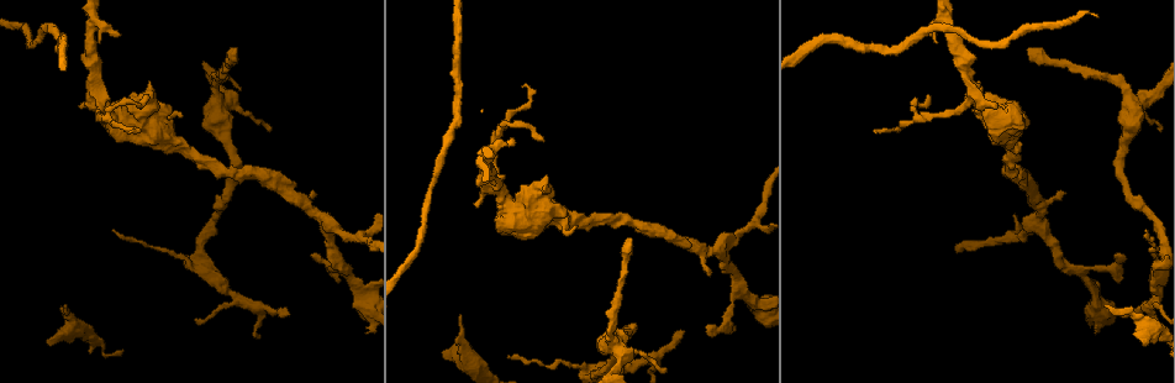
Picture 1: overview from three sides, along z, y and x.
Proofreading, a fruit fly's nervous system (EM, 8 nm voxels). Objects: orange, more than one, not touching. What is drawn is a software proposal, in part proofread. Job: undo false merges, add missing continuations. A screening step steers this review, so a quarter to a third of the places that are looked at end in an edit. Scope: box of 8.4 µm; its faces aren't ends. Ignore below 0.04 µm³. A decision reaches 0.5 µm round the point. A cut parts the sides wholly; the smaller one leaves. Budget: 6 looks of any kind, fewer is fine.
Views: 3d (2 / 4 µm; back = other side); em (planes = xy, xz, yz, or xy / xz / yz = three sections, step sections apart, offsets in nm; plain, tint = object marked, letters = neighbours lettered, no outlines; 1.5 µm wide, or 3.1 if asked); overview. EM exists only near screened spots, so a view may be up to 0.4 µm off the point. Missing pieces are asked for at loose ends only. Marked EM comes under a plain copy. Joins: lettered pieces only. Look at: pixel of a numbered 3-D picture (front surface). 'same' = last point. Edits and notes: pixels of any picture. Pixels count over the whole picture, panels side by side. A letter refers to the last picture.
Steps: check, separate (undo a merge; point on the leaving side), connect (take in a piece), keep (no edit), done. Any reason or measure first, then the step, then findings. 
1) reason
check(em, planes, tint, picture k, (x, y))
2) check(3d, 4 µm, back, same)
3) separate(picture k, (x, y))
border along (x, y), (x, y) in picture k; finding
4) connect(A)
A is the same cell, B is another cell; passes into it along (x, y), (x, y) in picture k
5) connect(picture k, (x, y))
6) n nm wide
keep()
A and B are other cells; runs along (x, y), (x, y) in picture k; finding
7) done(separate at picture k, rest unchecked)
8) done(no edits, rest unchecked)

an open end
check(3d, 4 µm, picture 1, (235, 49))

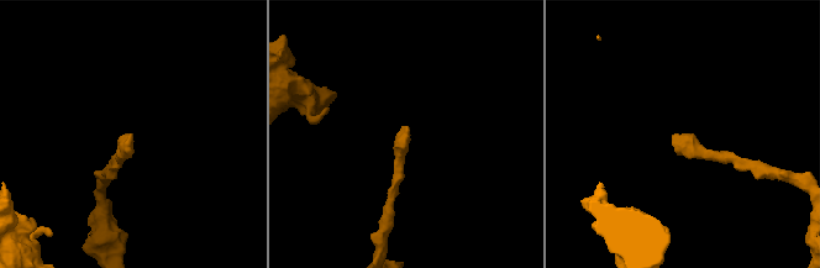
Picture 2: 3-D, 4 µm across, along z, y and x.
now the EM
check(em, xy, step 4, tint, picture 2, (130, 135))

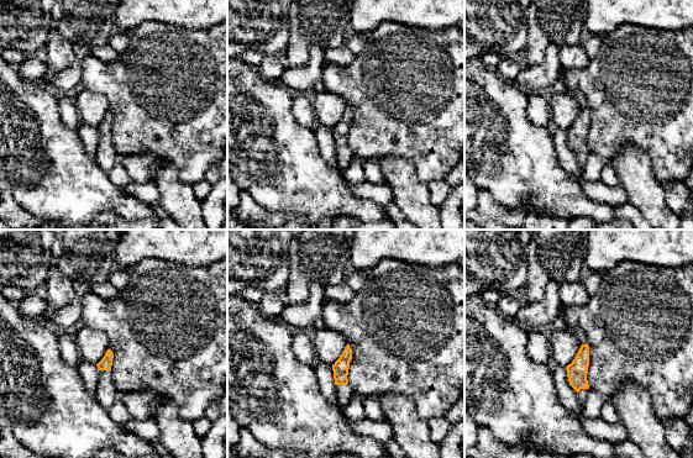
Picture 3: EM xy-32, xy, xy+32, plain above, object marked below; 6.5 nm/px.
check(em, planes, letters, same)

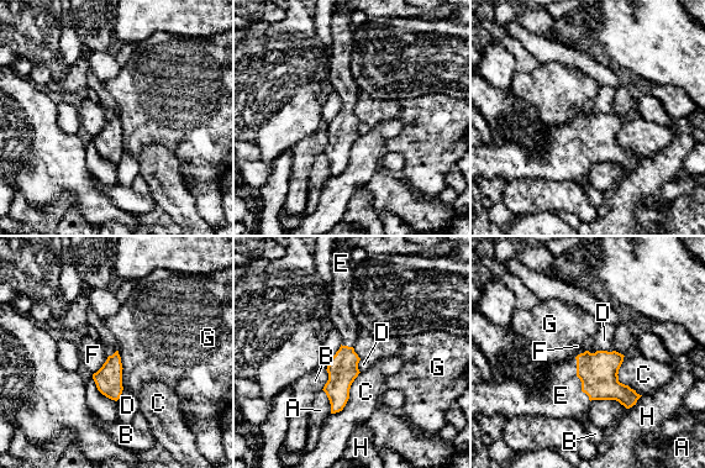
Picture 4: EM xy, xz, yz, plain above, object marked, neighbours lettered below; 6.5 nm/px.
170 nm wide; E touches over 320 nm
connect(E)
E is the same cell, A, B, C, D, F, G and H are other cells; the neuron continues

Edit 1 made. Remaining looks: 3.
thick end
check(3d, 4 µm, picture 1, (577, 228))

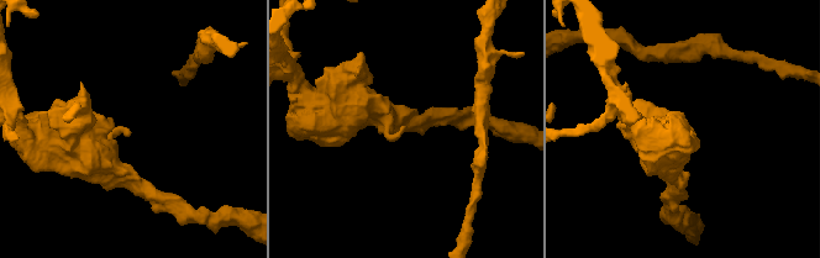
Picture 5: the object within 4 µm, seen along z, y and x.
check(em, planes, letters, picture 5, (130, 132))

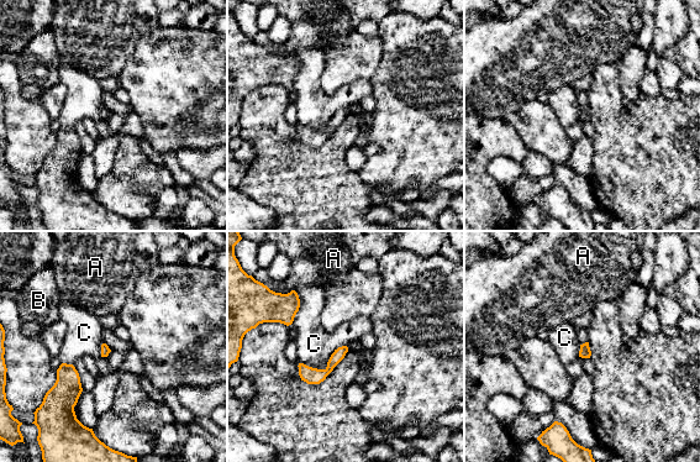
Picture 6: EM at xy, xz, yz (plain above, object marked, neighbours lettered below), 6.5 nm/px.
keep()
A, B and C are other cells; border along (295, 290), (299, 310), (291, 323) in picture 6; no lettered piece goes on from it

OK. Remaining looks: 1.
done(connect at picture 4, rest unchecked)

